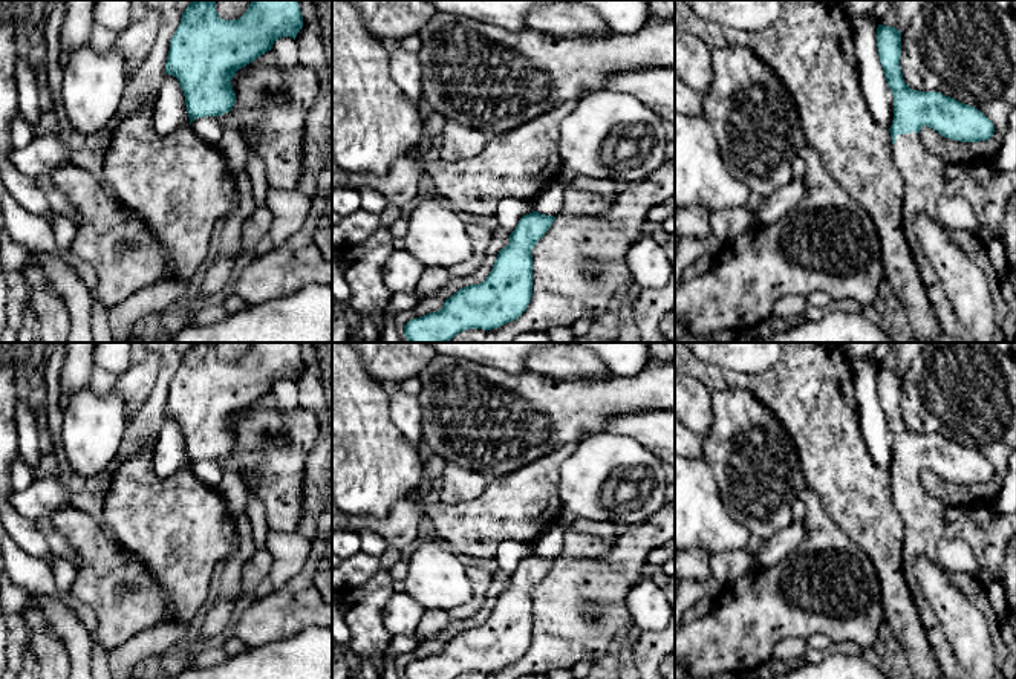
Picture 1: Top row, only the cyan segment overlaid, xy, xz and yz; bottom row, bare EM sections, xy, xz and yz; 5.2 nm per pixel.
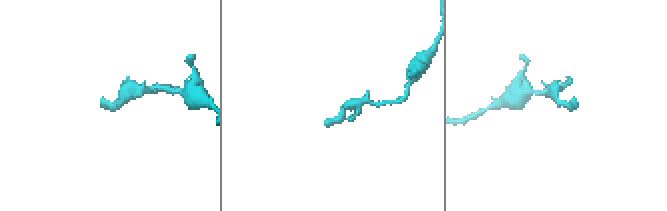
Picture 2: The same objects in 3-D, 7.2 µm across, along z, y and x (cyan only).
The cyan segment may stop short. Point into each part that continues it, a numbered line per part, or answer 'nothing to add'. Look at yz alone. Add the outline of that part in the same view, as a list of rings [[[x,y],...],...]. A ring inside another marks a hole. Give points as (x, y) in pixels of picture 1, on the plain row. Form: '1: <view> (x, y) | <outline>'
1: yz (923, 516) | [[[917,474],[897,477],[892,486],[894,506],[903,520],[903,566],[907,569],[906,580],[913,583],[910,589],[917,613],[921,618],[923,630],[932,647],[935,661],[949,679],[972,679],[956,659],[944,629],[927,603],[913,573],[913,563],[920,555],[936,561],[936,544],[944,537],[946,506],[933,495],[929,495]]]

